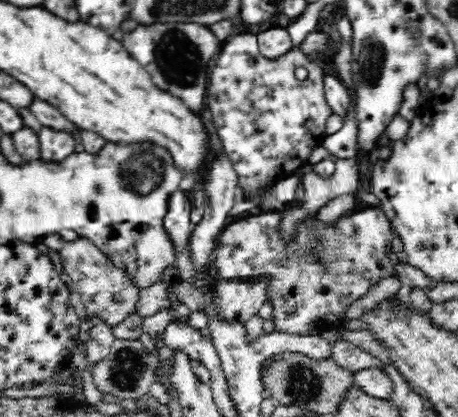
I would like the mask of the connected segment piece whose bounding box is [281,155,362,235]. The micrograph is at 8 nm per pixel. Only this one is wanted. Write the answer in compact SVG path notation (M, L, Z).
M360 156L353 158L342 158L336 160L336 172L330 178L324 178L315 174L312 166L295 172L302 172L302 188L304 198L295 201L294 204L287 208L289 210L281 224L281 232L289 235L294 232L294 224L307 214L317 214L321 207L324 207L330 200L346 194L355 194L360 191Z

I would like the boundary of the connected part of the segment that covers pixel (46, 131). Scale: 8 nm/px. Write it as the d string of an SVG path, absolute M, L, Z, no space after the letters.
M42 126L39 132L39 142L42 150L41 160L62 161L75 152L78 140L68 129Z

